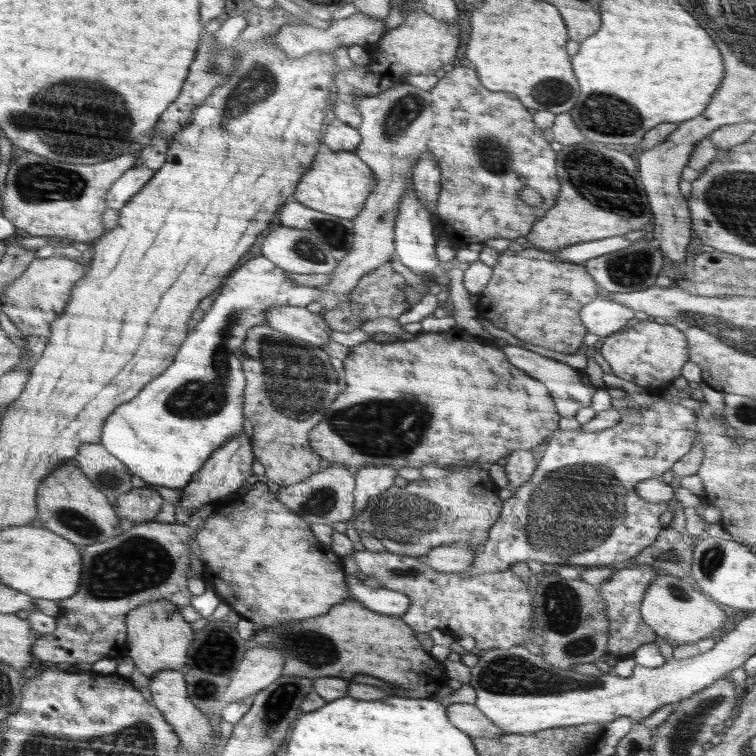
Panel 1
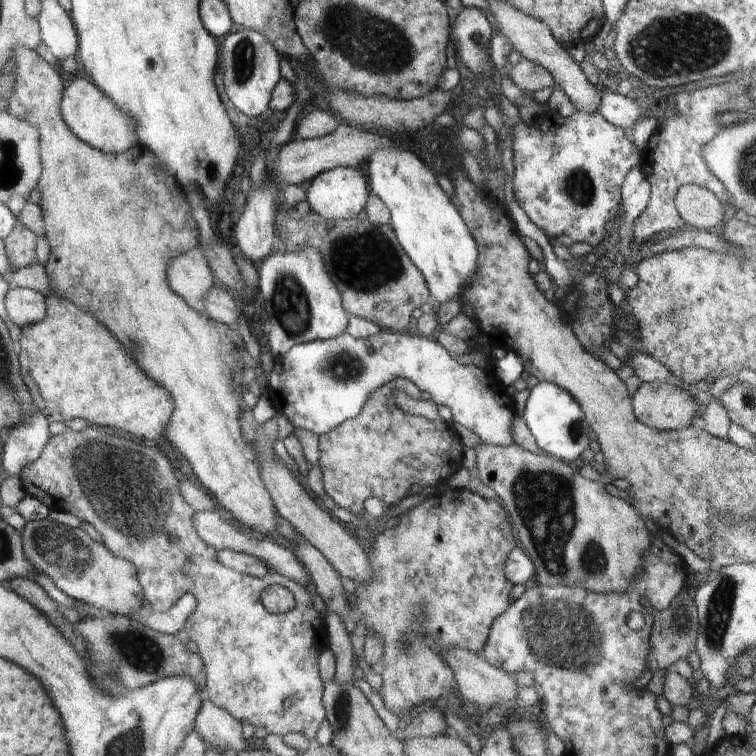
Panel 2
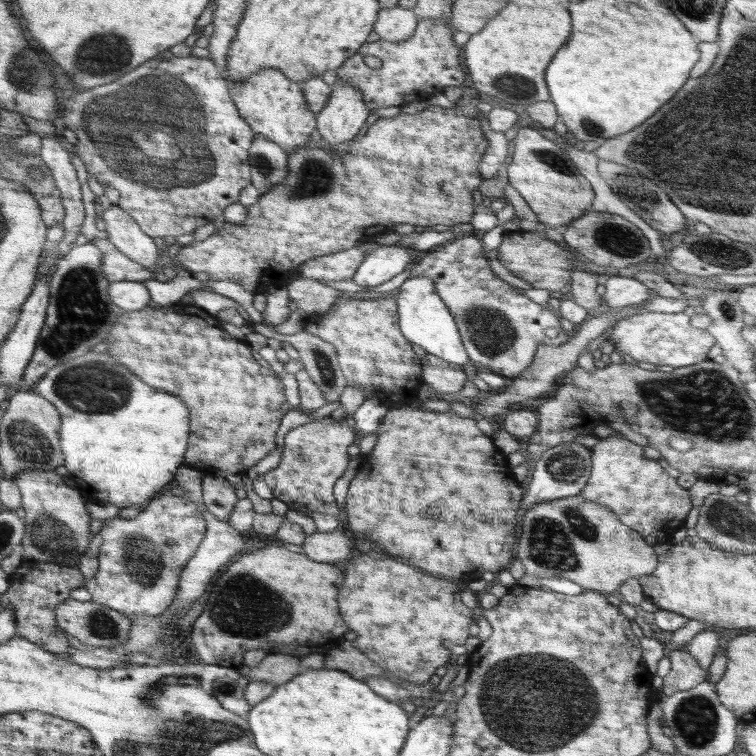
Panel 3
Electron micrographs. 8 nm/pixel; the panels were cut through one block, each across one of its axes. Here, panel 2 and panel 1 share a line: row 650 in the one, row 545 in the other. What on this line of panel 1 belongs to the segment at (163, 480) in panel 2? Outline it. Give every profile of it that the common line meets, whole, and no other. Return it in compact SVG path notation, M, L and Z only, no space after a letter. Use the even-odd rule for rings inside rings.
M264 479L258 480L254 490L243 496L236 509L218 506L195 537L200 557L203 557L203 580L215 590L222 603L230 605L241 618L252 622L256 631L326 614L329 608L349 598L343 558L324 546L300 516L282 506L274 492L268 490Z

